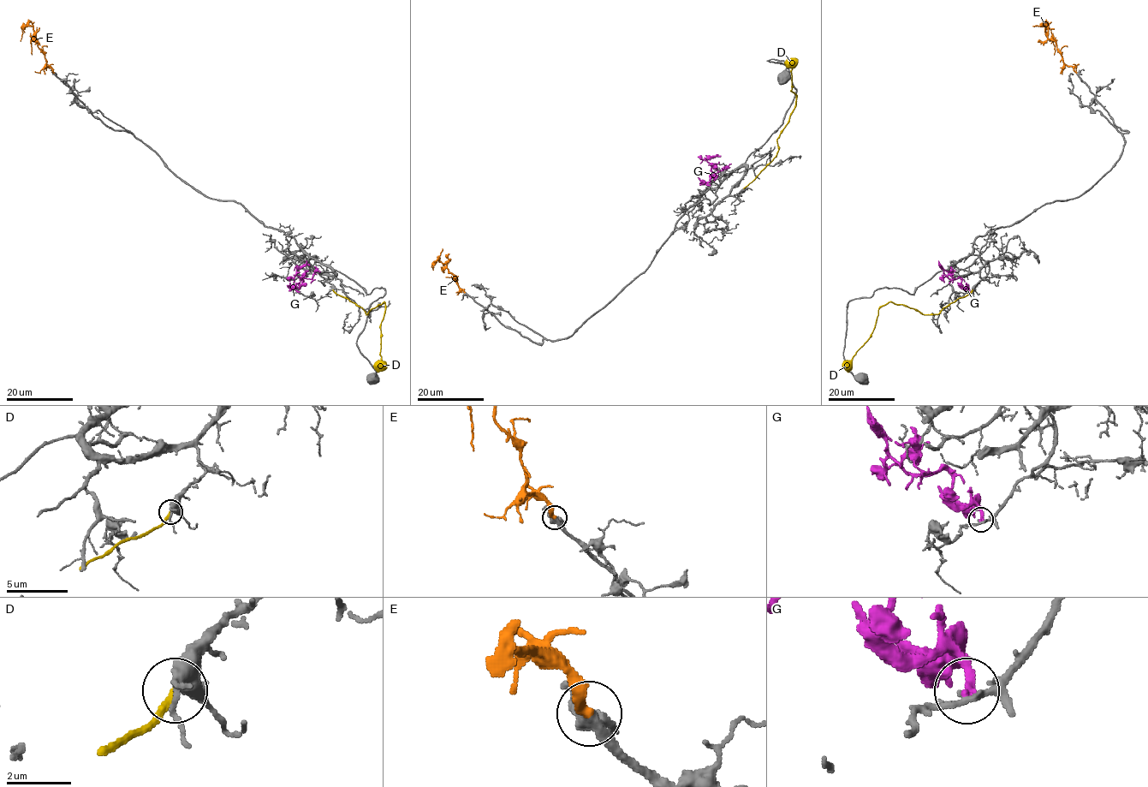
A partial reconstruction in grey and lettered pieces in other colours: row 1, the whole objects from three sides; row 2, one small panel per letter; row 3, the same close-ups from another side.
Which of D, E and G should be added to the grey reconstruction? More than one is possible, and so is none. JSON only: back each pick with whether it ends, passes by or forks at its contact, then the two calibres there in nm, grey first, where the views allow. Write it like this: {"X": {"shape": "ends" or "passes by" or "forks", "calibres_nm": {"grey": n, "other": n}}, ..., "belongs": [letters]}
{"E": {"shape": "ends", "calibres_nm": {"grey": 260, "other": 280}}, "belongs": ["E"]}

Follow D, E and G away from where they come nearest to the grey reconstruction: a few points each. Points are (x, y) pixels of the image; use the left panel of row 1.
D: (333, 290), (359, 306), (366, 314), (384, 301), (380, 325), (381, 364), (383, 366), (379, 369)
E: (54, 72), (45, 65), (44, 53), (38, 43), (30, 21), (21, 31), (20, 41)
G: (298, 291), (295, 288), (300, 286), (302, 277), (296, 274), (296, 271), (310, 265)

